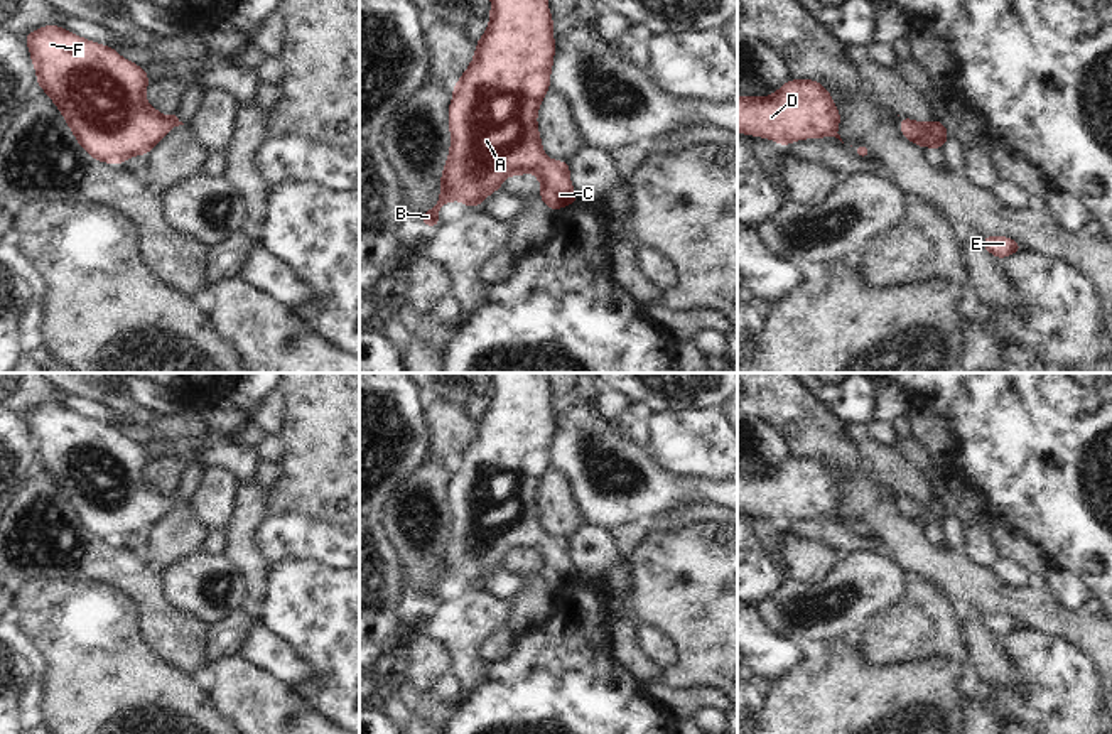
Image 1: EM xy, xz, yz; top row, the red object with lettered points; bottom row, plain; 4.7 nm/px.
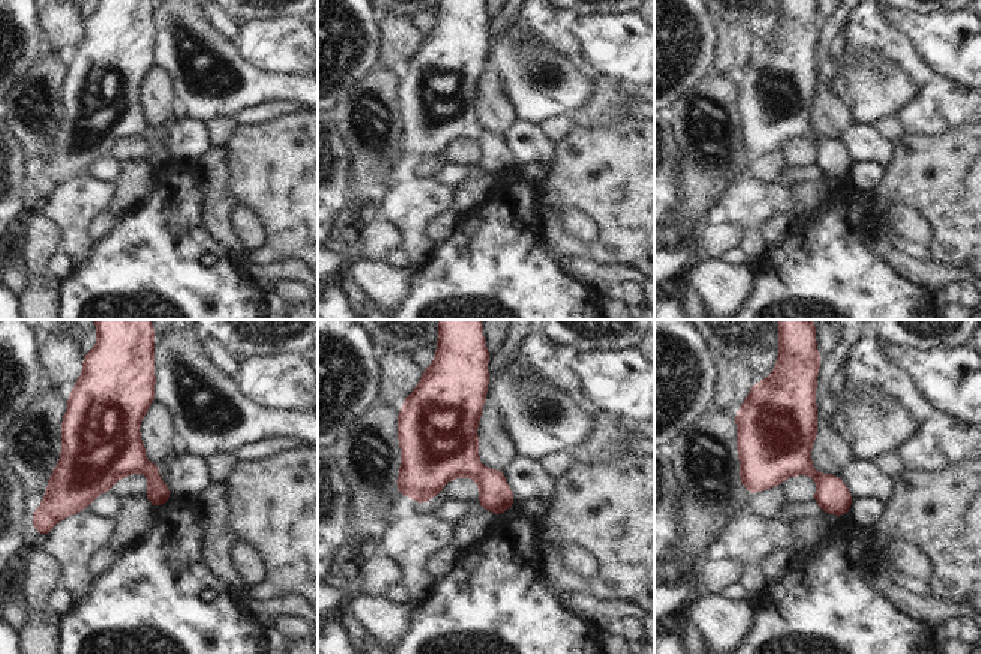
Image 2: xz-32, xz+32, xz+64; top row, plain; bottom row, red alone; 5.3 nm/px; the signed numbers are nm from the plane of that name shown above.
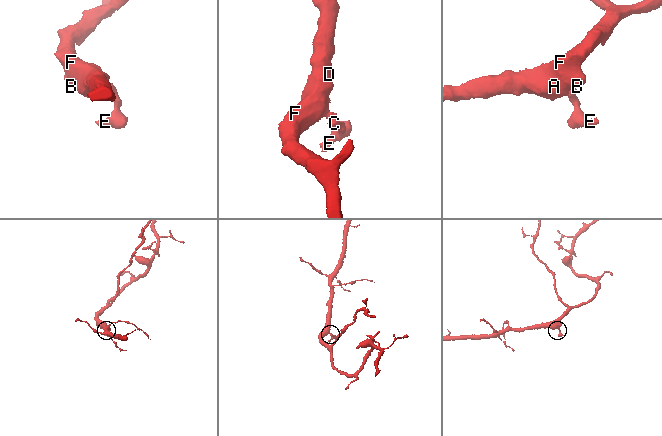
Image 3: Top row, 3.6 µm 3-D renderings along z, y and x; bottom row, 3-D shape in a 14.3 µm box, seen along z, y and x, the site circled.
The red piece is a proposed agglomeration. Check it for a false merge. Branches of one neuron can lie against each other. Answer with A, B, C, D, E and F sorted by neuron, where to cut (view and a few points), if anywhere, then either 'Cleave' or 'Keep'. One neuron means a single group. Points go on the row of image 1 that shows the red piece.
Groups: A B C D E F. No split. Keep.

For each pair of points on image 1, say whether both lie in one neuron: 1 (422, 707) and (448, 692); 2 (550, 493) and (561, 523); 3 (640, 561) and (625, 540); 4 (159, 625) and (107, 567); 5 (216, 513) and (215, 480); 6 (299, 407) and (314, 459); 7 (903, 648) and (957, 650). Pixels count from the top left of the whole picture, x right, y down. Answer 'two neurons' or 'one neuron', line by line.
1: two neurons
2: one neuron
3: two neurons
4: one neuron
5: one neuron
6: one neuron
7: one neuron

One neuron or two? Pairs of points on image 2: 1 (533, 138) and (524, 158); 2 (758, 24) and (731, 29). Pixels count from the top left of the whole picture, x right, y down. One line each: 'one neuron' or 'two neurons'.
1: one neuron
2: two neurons

